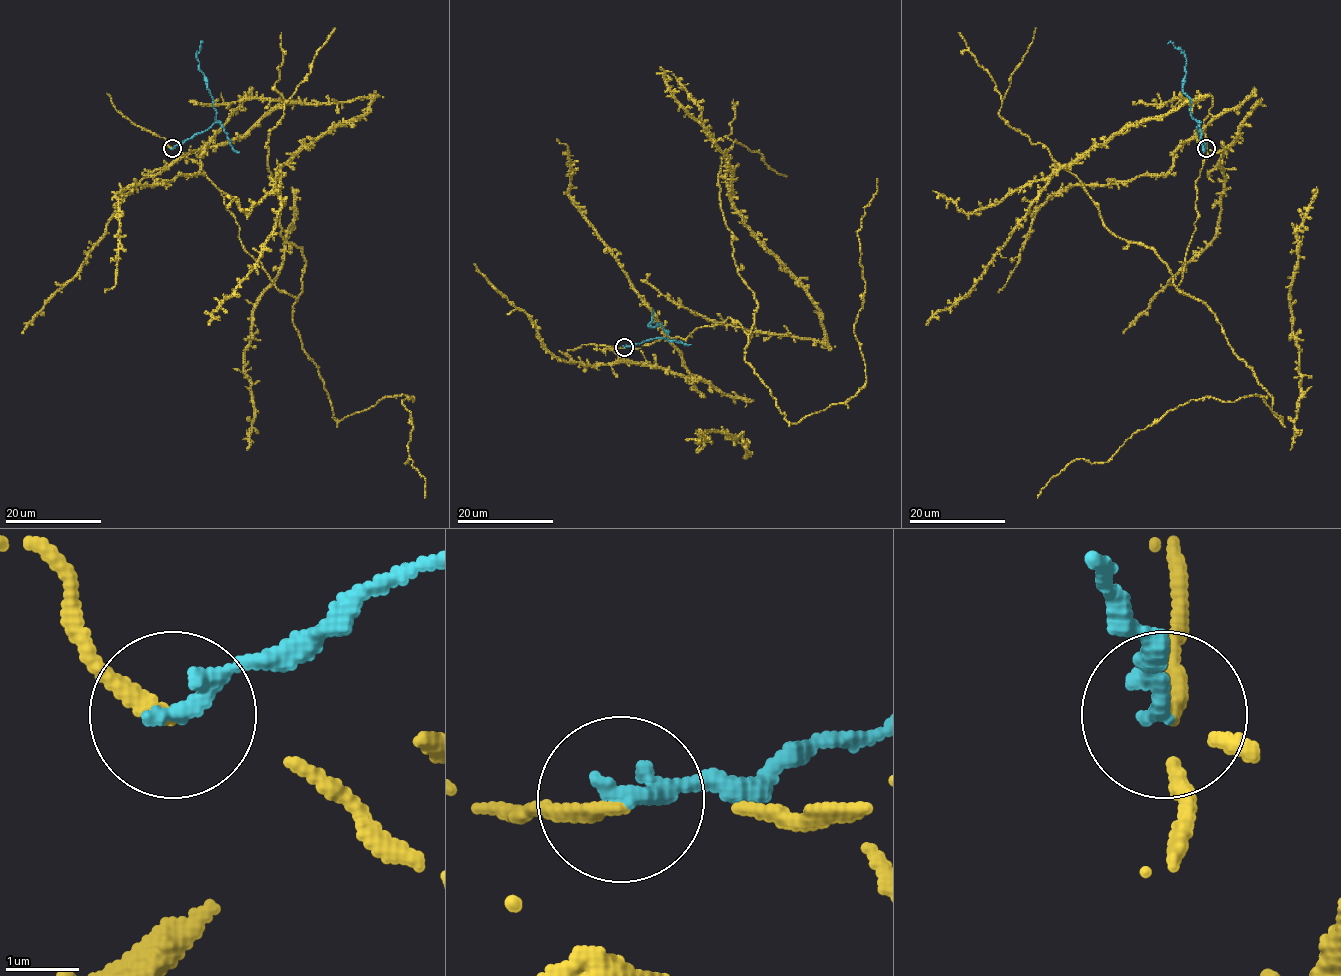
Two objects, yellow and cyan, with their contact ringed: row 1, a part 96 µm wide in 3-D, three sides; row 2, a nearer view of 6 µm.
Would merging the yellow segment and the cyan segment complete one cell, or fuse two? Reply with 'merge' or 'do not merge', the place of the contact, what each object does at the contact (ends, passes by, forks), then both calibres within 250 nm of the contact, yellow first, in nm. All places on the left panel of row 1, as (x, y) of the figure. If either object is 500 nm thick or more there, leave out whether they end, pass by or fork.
do not merge; place (172, 148); yellow ends; cyan ends; calibres 240 and 280 nm

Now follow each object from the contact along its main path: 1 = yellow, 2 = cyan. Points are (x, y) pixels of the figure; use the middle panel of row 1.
1: (625, 348), (727, 318), (747, 333), (757, 301), (726, 194), (824, 337), (712, 323), (650, 273)
2: (625, 347), (668, 337), (661, 324), (649, 326), (652, 321), (652, 308)

